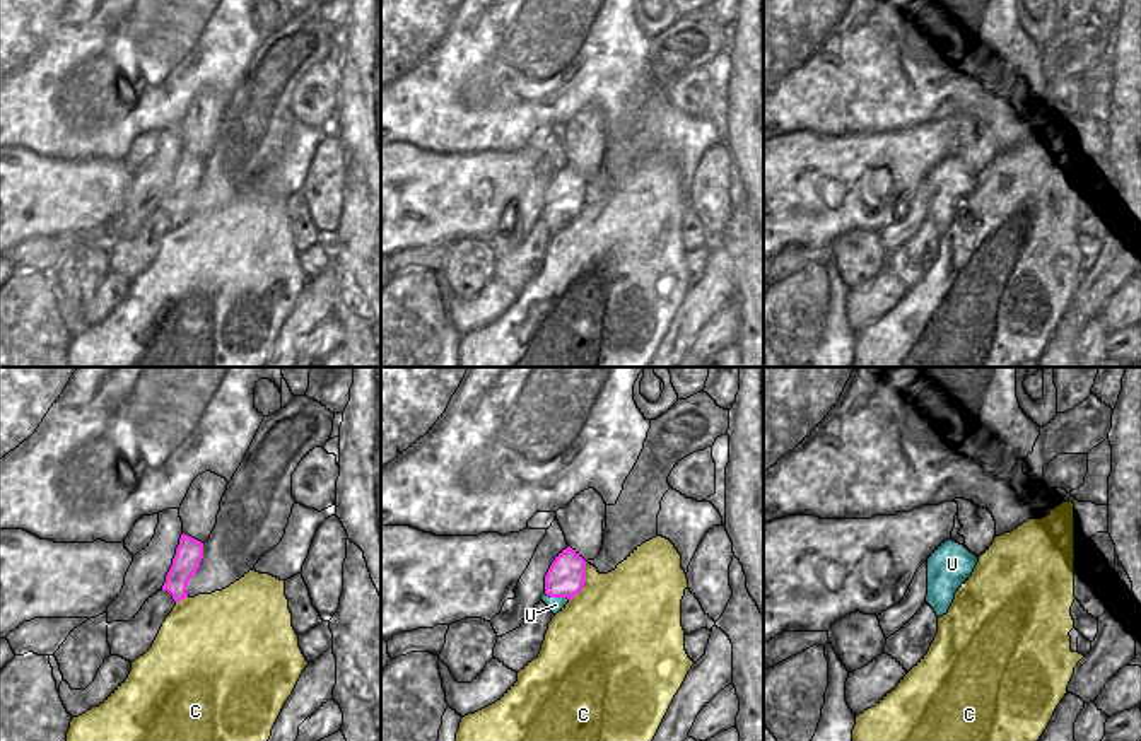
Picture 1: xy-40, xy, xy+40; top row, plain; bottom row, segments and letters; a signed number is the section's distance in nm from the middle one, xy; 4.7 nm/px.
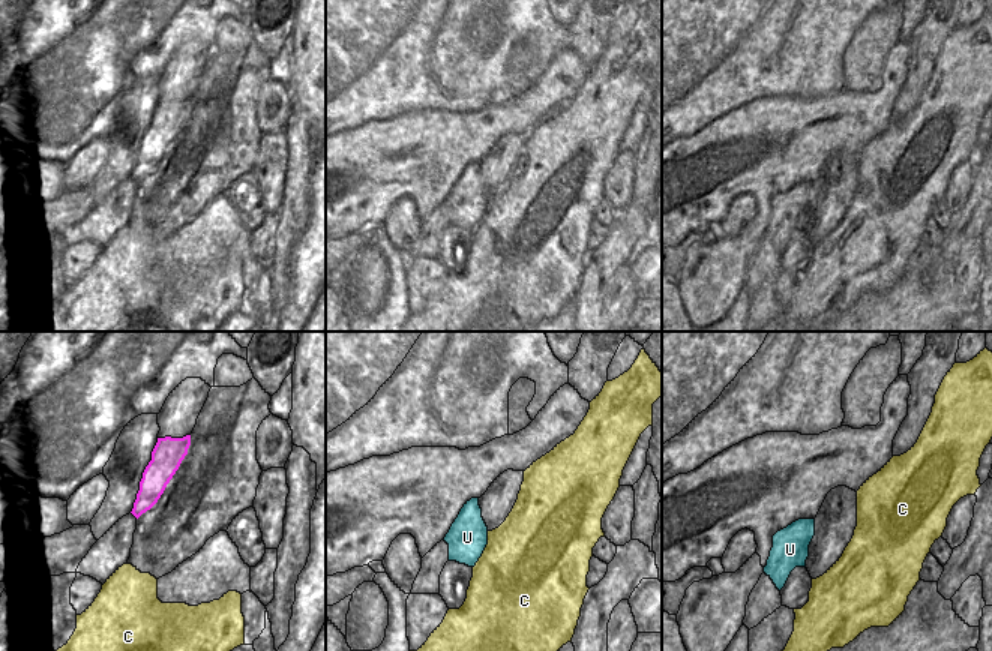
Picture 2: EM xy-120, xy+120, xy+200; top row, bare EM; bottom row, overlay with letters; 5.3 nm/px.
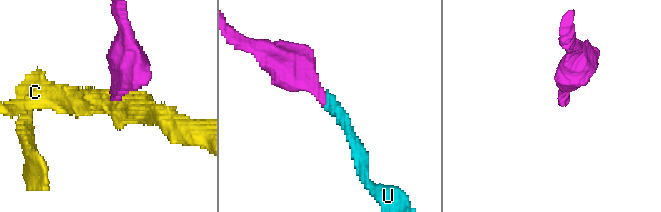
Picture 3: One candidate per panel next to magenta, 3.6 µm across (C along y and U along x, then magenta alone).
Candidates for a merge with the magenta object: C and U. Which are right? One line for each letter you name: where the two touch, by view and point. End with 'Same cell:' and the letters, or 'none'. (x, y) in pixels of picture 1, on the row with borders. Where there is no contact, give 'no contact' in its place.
U: meets magenta in xy at (557, 596)
Same cell: U

